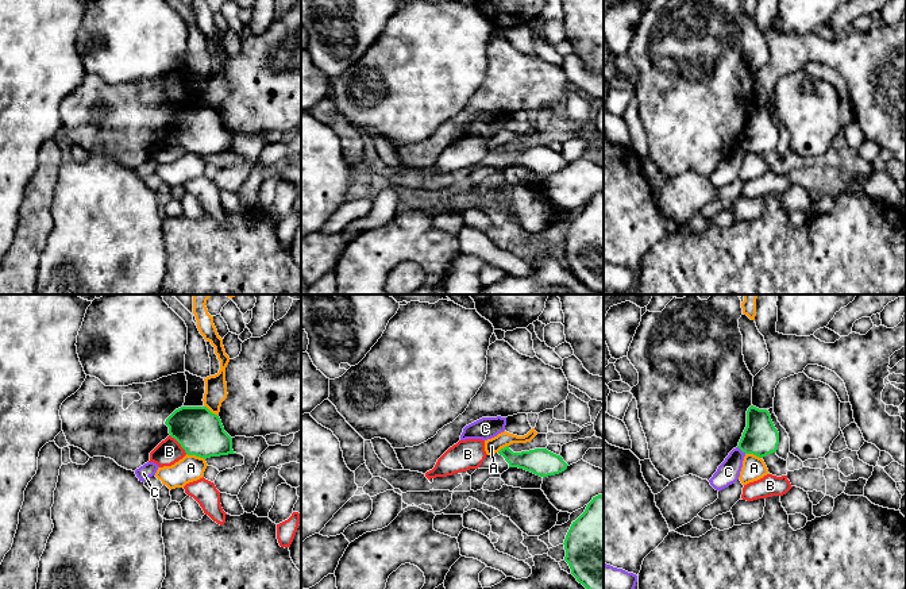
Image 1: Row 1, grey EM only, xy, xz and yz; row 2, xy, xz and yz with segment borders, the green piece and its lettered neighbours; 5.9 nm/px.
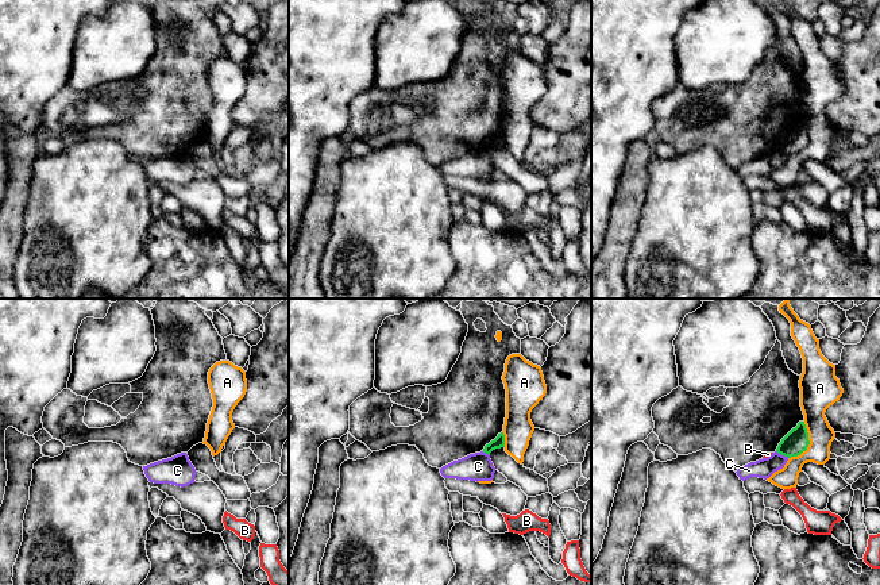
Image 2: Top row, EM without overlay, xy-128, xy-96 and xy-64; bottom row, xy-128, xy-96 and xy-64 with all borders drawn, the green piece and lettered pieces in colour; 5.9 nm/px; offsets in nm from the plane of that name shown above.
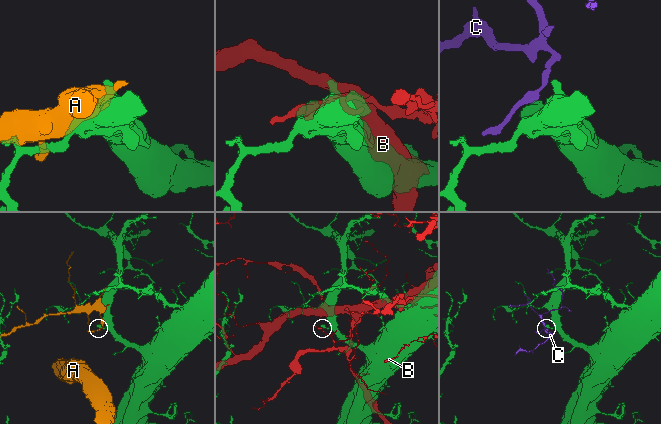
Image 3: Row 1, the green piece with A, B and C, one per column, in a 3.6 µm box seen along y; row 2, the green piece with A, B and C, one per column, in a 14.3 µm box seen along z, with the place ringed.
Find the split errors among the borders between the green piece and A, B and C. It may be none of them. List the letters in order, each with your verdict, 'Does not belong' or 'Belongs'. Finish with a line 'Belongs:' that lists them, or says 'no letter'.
A: Does not belong
B: Does not belong
C: Does not belong
Belongs: no letter

